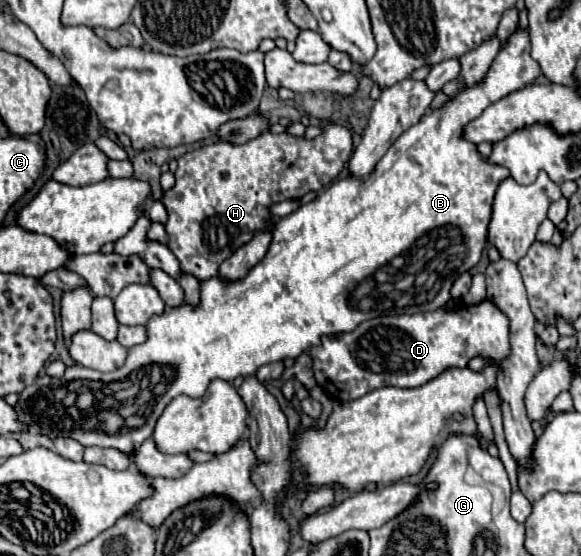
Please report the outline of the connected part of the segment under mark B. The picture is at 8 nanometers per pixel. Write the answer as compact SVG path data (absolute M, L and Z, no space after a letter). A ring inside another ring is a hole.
M517 28L505 46L501 46L487 74L479 82L461 88L455 96L449 96L443 106L429 110L429 114L425 114L415 126L403 132L377 162L367 180L349 174L327 186L309 204L279 218L265 258L241 282L225 284L219 278L201 282L199 306L193 308L183 304L179 308L167 308L161 316L153 316L147 322L147 342L129 348L125 364L109 374L77 364L67 368L61 380L49 376L37 378L33 386L19 394L27 424L41 434L69 436L83 446L115 448L127 458L133 458L143 440L151 438L155 422L165 406L179 394L199 398L215 378L229 382L237 376L253 376L259 366L283 358L297 358L307 348L317 346L323 334L355 330L369 318L443 308L451 298L449 290L457 276L479 264L487 246L495 190L499 182L509 176L507 168L481 156L477 146L463 138L463 130L471 120L479 118L487 106L533 84L539 74L541 66L531 58L529 30ZM165 364L175 368L175 376L157 390L155 386L159 384L147 380L147 374L151 374L151 366ZM83 392L93 396L93 408L89 414L83 414L77 404L77 398ZM67 412L69 418L79 422L77 428L67 428Z

